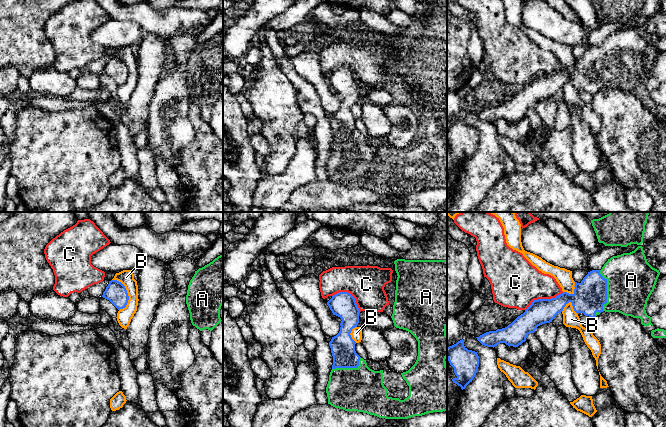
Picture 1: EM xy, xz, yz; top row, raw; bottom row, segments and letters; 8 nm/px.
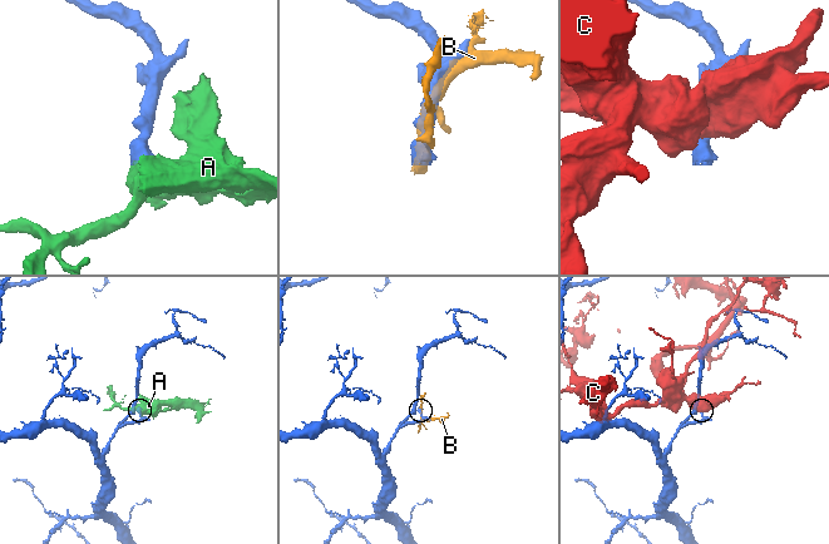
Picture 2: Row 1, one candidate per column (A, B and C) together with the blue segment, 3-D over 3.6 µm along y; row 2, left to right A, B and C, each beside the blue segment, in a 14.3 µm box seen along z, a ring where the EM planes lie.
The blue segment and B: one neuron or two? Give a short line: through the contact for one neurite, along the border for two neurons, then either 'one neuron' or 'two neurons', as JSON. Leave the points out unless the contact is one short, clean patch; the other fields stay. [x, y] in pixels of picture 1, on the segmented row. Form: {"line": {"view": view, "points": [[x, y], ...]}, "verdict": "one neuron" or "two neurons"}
{"verdict": "two neurons"}

